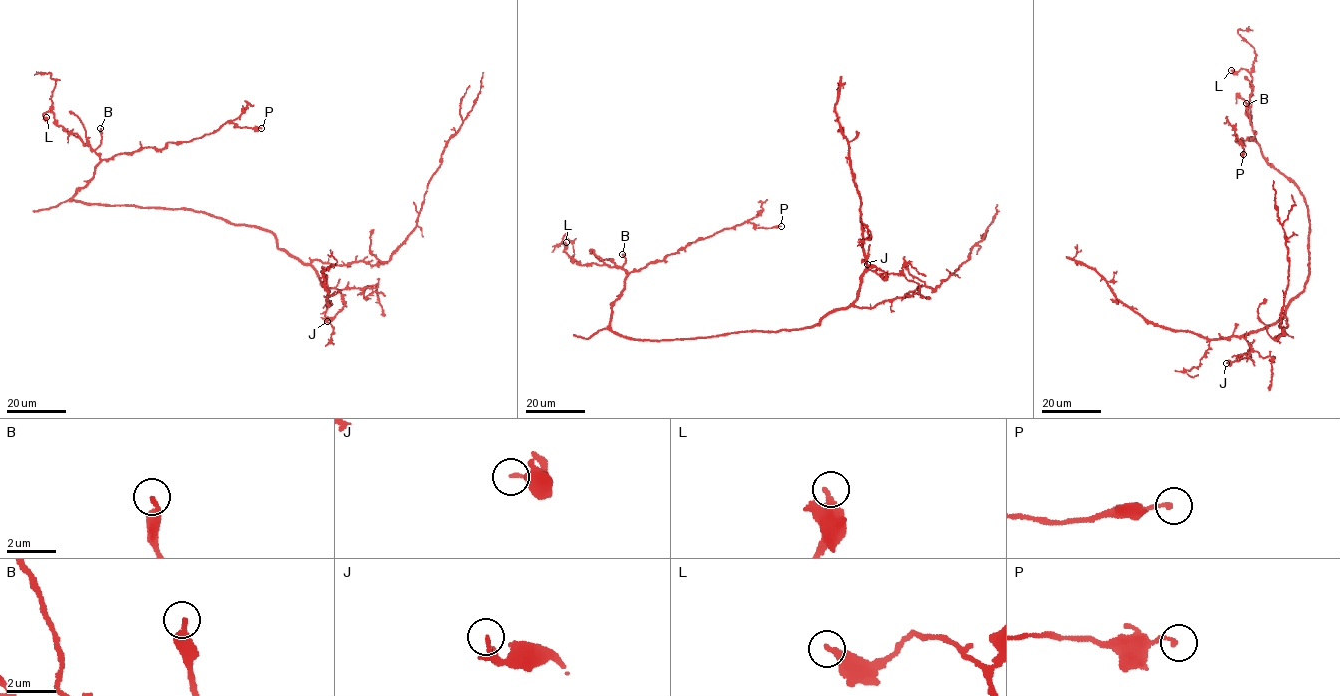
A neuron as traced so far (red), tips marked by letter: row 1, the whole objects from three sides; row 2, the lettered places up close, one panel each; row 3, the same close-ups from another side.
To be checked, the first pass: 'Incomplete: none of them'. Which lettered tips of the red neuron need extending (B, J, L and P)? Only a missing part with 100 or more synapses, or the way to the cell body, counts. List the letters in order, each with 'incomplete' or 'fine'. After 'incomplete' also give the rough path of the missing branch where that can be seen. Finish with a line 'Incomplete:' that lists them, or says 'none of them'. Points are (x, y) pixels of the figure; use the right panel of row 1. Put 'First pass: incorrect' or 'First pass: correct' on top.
First pass: correct
B: fine
J: fine
L: fine
P: fine
Incomplete: none of them

